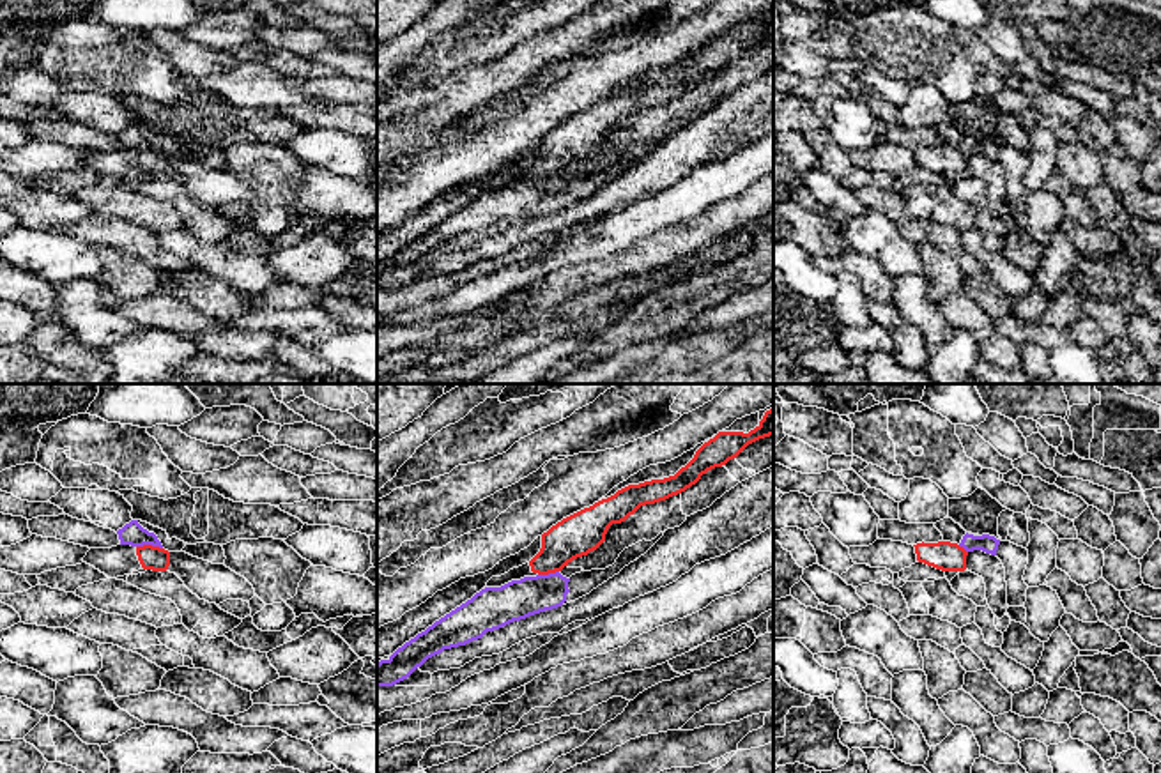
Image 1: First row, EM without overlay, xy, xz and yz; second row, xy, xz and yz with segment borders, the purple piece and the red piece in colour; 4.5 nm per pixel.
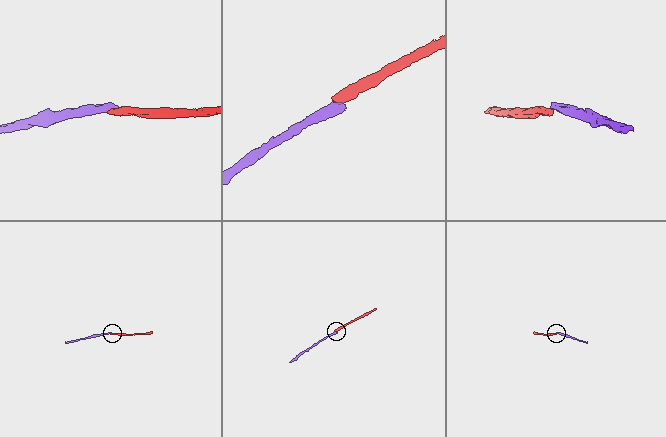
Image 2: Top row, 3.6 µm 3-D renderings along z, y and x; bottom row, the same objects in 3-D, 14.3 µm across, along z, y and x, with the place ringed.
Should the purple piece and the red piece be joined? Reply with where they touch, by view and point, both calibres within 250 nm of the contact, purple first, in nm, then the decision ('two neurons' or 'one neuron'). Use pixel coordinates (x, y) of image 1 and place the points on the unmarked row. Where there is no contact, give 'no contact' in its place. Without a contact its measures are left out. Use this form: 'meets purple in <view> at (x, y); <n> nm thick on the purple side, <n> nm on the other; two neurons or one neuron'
meets purple in xy at (149, 147); 100 nm thick on the purple side, 110 nm on the other; two neurons

